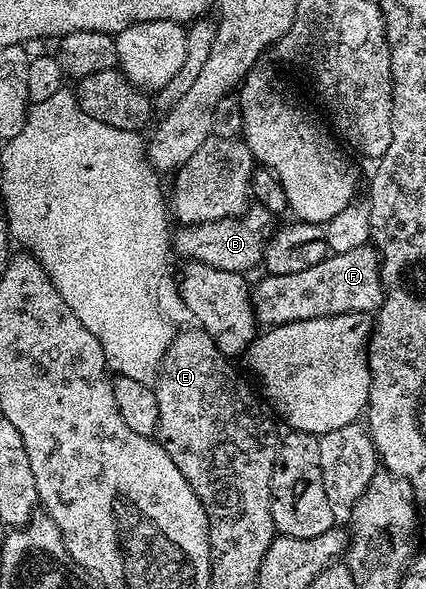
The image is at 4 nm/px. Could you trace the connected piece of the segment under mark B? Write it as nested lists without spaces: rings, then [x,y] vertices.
[[[252,203],[242,216],[230,220],[214,220],[204,224],[188,224],[180,227],[173,236],[174,255],[187,256],[188,261],[196,260],[221,270],[233,270],[244,274],[250,268],[259,268],[263,262],[263,252],[267,249],[267,237],[273,231],[273,214],[265,206]]]

